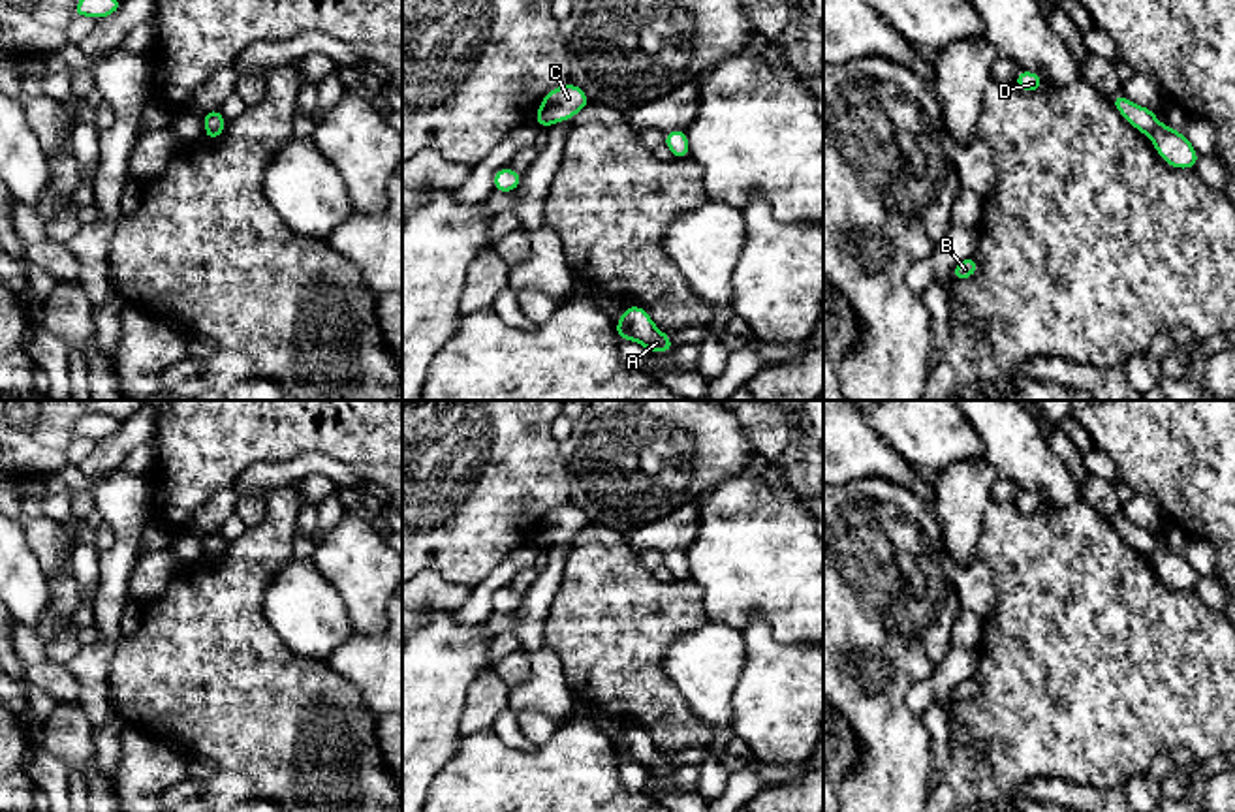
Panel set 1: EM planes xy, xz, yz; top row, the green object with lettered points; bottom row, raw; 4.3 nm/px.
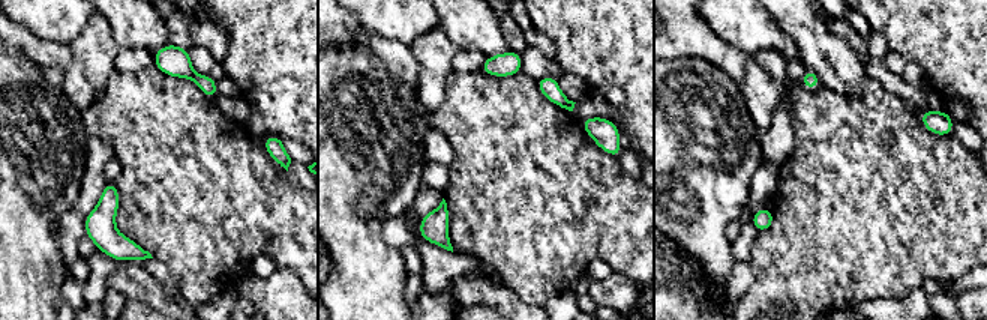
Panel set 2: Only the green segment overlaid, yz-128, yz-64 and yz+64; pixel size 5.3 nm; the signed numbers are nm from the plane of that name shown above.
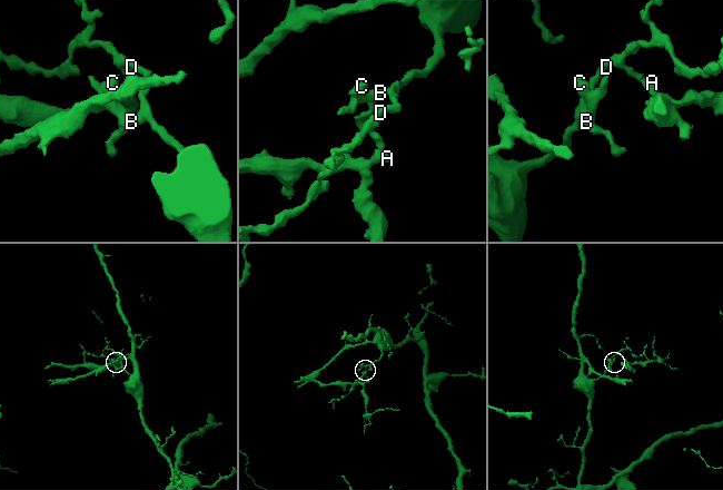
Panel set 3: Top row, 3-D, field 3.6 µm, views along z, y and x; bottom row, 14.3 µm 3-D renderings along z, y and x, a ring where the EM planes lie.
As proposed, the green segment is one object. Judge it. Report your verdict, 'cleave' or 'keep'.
cleave

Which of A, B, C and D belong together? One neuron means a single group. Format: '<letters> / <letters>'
A / B C D

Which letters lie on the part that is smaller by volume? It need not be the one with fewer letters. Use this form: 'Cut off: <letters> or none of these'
Cut off: A

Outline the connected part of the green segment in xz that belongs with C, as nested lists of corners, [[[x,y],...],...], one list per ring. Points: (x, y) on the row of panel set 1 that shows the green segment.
[[[570,81],[543,96],[532,122],[536,122],[539,128],[549,128],[553,124],[573,118],[590,103],[592,102],[588,94]]]

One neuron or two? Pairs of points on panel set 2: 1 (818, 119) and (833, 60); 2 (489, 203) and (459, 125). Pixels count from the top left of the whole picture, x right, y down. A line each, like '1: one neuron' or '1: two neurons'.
1: two neurons
2: one neuron

